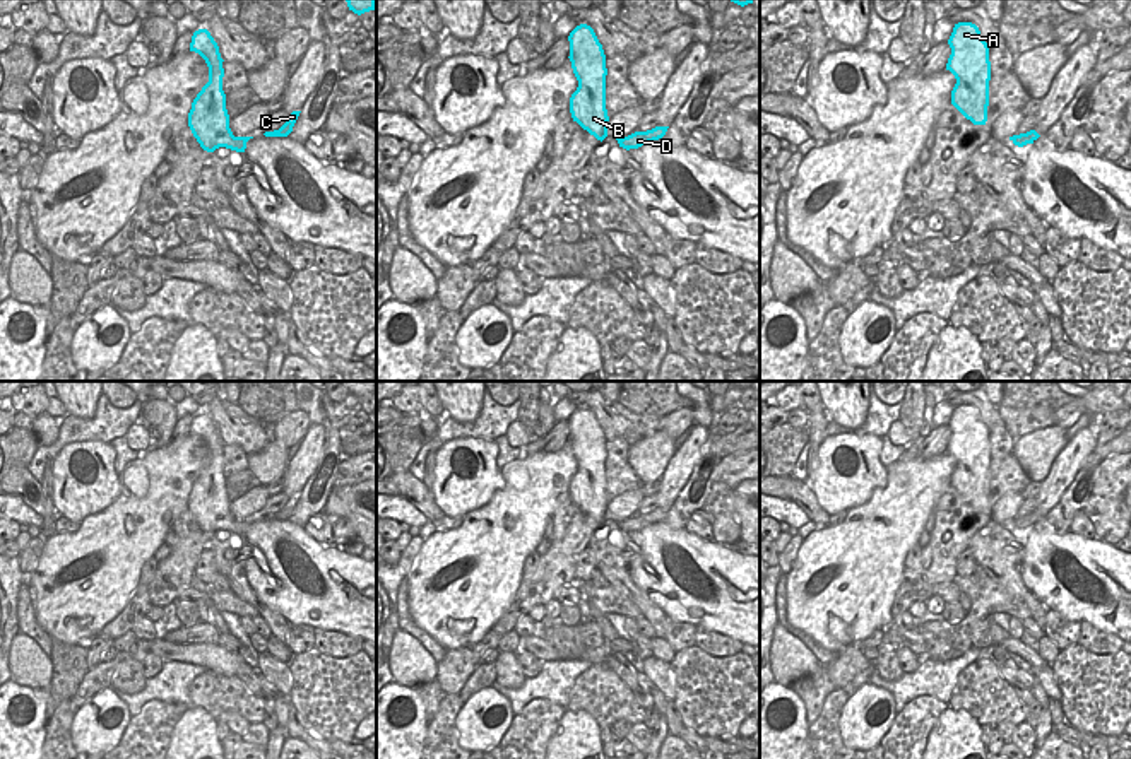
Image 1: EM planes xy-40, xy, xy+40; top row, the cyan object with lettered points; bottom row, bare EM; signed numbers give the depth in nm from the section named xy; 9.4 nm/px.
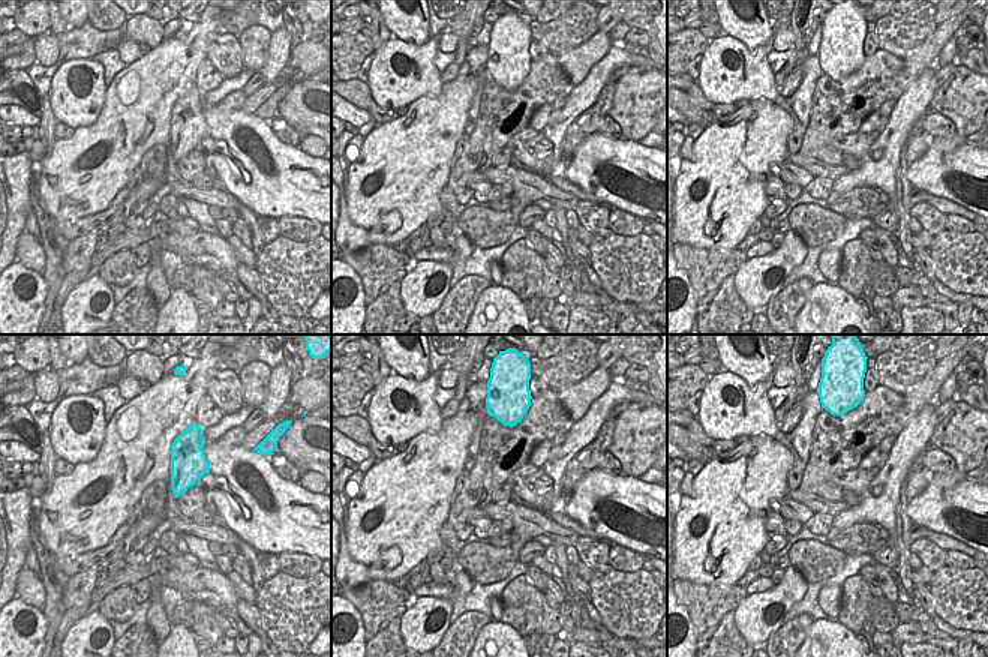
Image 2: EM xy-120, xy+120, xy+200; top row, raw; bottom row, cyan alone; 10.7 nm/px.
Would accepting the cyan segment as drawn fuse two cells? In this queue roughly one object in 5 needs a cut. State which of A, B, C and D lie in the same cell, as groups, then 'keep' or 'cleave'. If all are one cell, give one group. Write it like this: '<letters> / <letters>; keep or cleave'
A B C D; keep

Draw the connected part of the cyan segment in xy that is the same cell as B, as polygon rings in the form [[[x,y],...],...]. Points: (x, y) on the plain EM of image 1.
[[[587,407],[577,409],[570,419],[570,444],[578,463],[570,480],[570,496],[583,513],[597,523],[607,520],[606,492],[606,438],[594,412]]]

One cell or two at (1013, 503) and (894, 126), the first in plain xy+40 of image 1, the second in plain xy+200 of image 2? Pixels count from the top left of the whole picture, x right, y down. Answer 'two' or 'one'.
two

